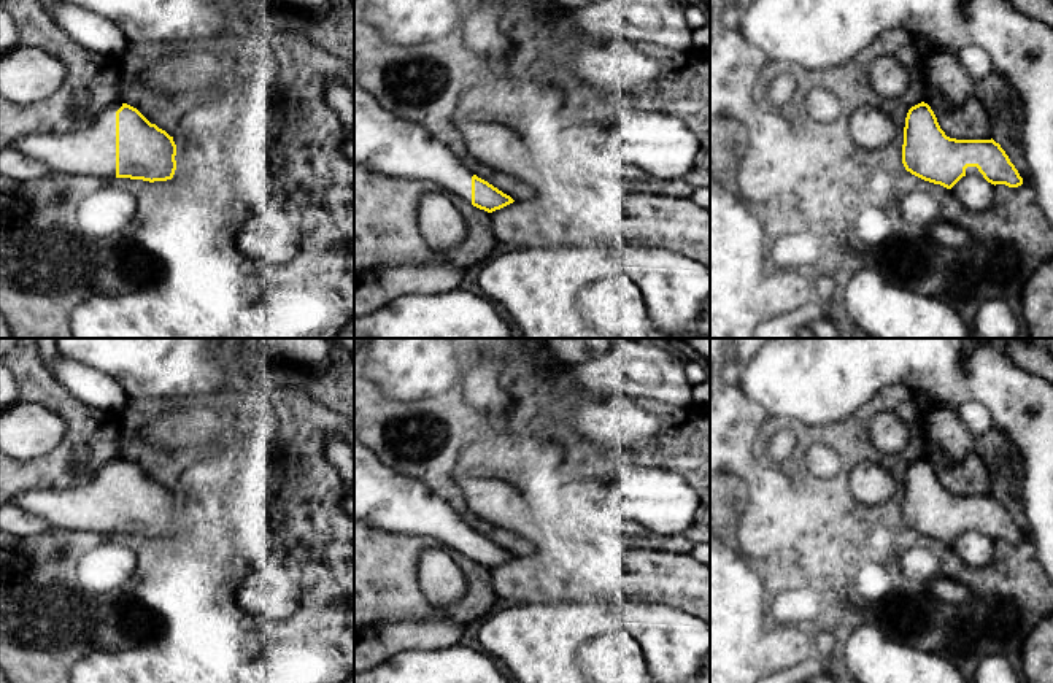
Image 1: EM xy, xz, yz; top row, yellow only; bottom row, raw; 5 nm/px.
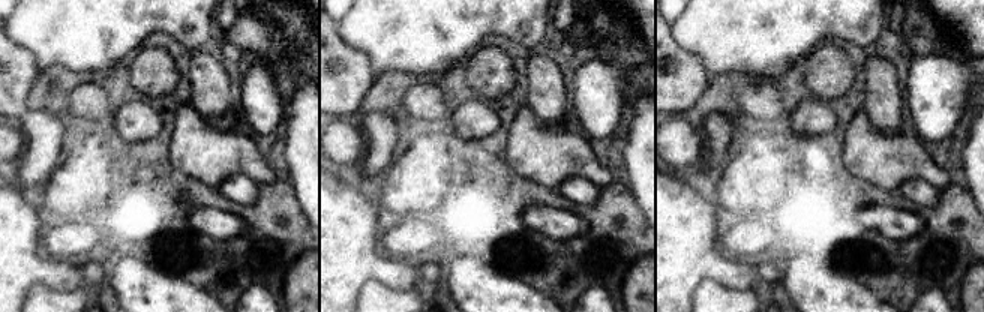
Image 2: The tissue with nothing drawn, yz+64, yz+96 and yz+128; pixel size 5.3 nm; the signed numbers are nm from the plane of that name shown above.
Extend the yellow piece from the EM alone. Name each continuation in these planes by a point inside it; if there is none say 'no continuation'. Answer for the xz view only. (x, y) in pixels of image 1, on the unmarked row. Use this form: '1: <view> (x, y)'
1: xz (385, 499)

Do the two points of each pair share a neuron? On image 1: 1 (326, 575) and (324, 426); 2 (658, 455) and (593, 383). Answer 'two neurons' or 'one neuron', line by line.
1: one neuron
2: two neurons

